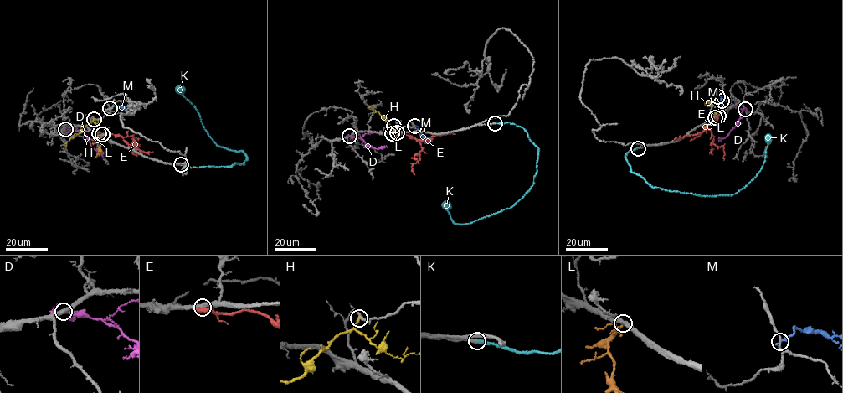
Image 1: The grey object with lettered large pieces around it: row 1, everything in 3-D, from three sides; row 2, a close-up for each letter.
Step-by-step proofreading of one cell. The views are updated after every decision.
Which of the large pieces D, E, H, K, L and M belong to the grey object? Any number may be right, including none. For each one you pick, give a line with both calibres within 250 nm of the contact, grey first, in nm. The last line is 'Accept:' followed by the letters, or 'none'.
K: Thickness 240 nm (grey) against 260 nm
Accept: K

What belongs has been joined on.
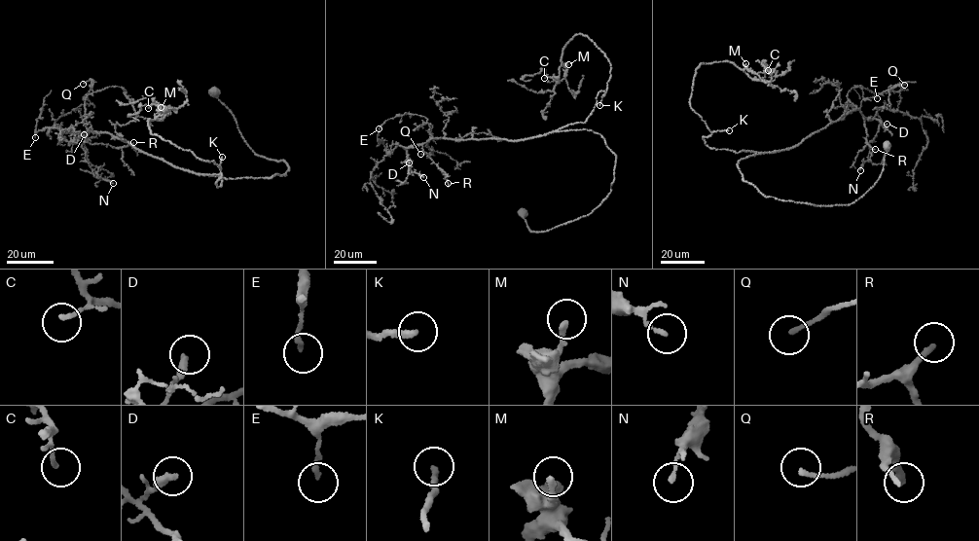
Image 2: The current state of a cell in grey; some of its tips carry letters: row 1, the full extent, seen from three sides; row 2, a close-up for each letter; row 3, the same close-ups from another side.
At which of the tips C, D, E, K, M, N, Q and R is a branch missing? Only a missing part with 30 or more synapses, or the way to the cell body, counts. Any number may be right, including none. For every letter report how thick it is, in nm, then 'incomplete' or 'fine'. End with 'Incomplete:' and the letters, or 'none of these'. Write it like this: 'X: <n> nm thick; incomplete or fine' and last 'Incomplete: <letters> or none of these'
C: 150 nm thick; fine
D: 300 nm thick; fine
E: 160 nm thick; fine
K: 220 nm thick; incomplete
M: 220 nm thick; fine
N: 150 nm thick; fine
Q: 160 nm thick; fine
R: 220 nm thick; incomplete
Incomplete: K, R

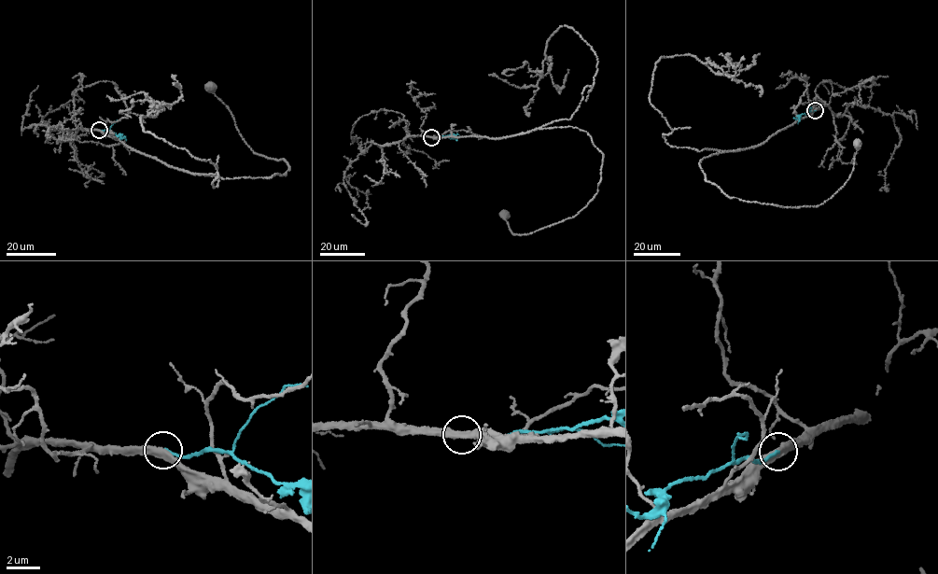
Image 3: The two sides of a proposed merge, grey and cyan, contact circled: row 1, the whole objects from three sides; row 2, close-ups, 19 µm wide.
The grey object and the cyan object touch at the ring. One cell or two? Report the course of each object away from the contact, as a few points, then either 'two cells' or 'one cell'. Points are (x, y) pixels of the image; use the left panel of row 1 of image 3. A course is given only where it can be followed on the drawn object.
grey runs (99, 130), (195, 174), (232, 179), (286, 174), (290, 168), (284, 159), (254, 153), (244, 143), (210, 85); cyan runs (99, 130), (109, 130), (126, 140); two cells

